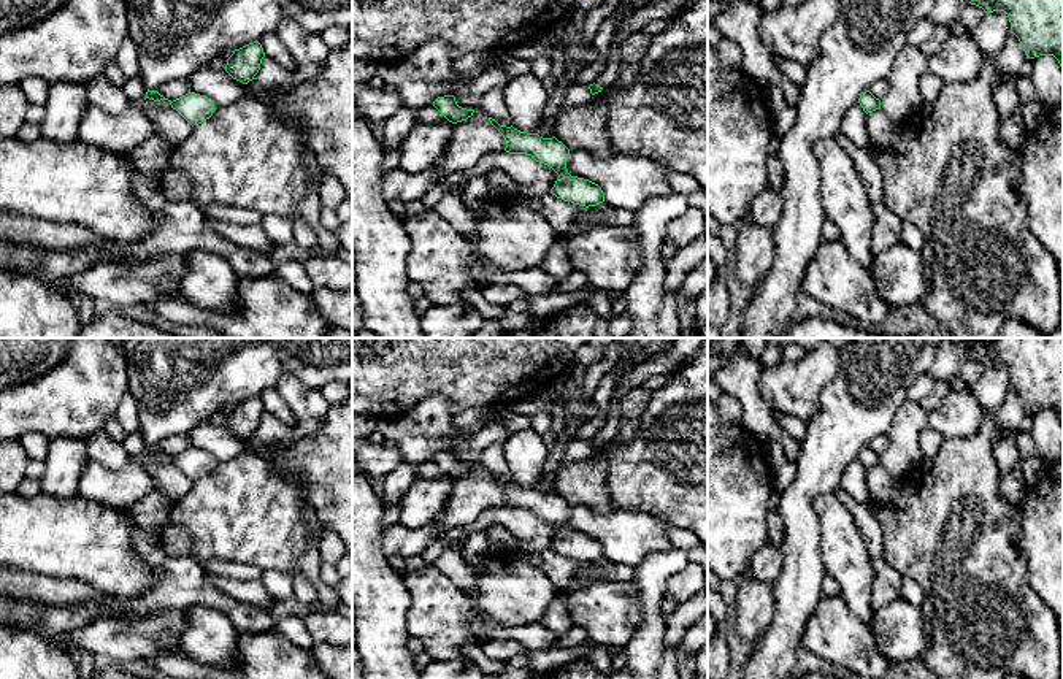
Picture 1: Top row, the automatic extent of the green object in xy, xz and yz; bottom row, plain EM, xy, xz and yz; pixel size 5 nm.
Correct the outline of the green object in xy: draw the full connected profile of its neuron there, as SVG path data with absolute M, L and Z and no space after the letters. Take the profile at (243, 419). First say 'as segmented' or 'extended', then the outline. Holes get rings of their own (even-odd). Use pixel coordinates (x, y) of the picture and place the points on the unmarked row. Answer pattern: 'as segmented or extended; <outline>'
as segmented; M259 397L249 398L227 414L225 427L236 436L248 439L260 425L263 403Z

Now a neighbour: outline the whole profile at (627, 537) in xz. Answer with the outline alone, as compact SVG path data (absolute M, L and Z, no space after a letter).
M570 506L566 525L571 531L598 539L611 563L636 568L652 552L671 547L668 524L647 512L616 509L597 514L584 506Z

